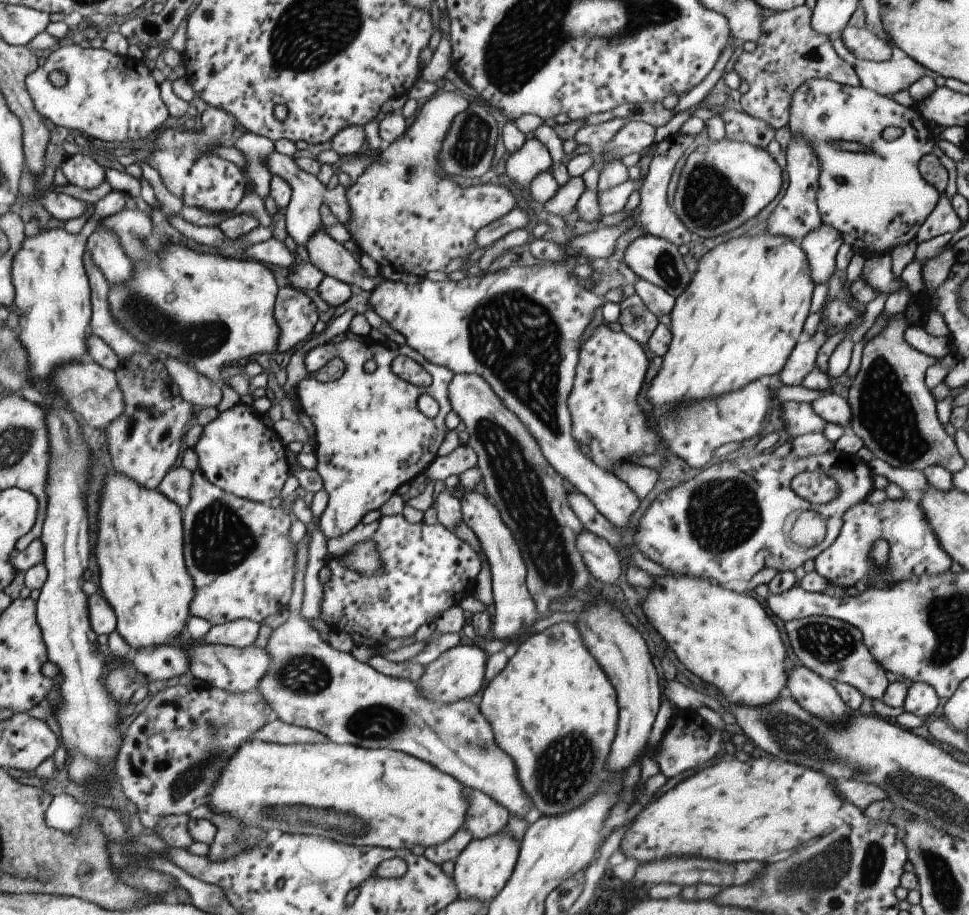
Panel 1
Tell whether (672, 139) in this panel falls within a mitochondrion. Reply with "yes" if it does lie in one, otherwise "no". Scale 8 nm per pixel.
no

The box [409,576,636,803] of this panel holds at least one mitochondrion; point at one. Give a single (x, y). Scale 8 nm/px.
(476, 744)

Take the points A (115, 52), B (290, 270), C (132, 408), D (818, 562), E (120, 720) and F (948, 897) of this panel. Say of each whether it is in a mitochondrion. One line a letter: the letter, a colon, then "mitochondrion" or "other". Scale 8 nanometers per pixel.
A: other
B: other
C: other
D: other
E: other
F: mitochondrion

